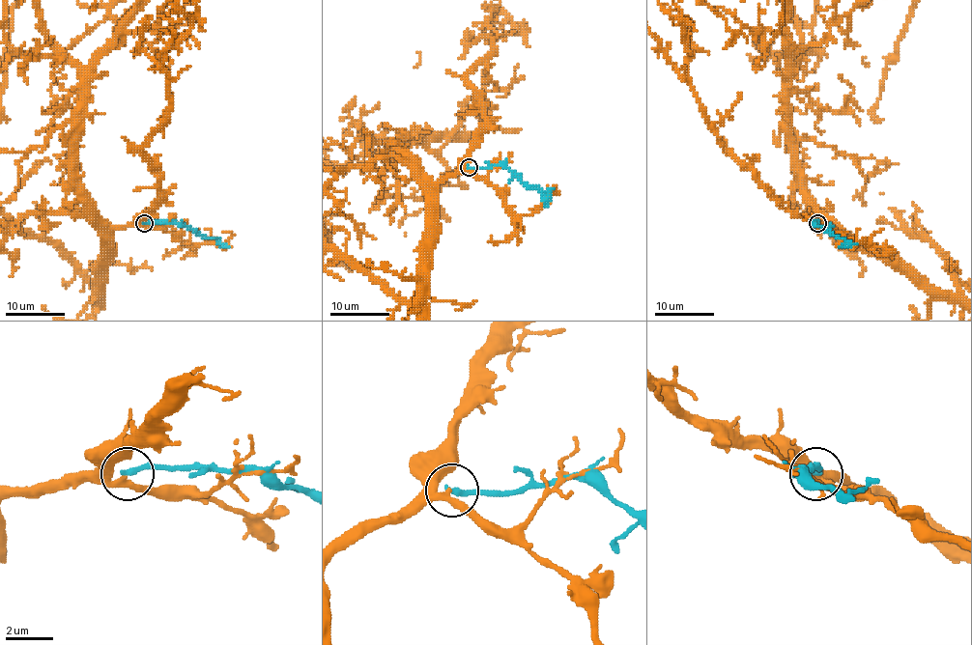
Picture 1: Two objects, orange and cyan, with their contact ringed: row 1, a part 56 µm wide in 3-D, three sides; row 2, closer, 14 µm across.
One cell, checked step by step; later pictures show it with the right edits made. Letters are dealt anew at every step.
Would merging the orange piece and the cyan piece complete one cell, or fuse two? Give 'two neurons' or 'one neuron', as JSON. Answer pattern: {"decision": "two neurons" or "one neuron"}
{"decision": "two neurons"}

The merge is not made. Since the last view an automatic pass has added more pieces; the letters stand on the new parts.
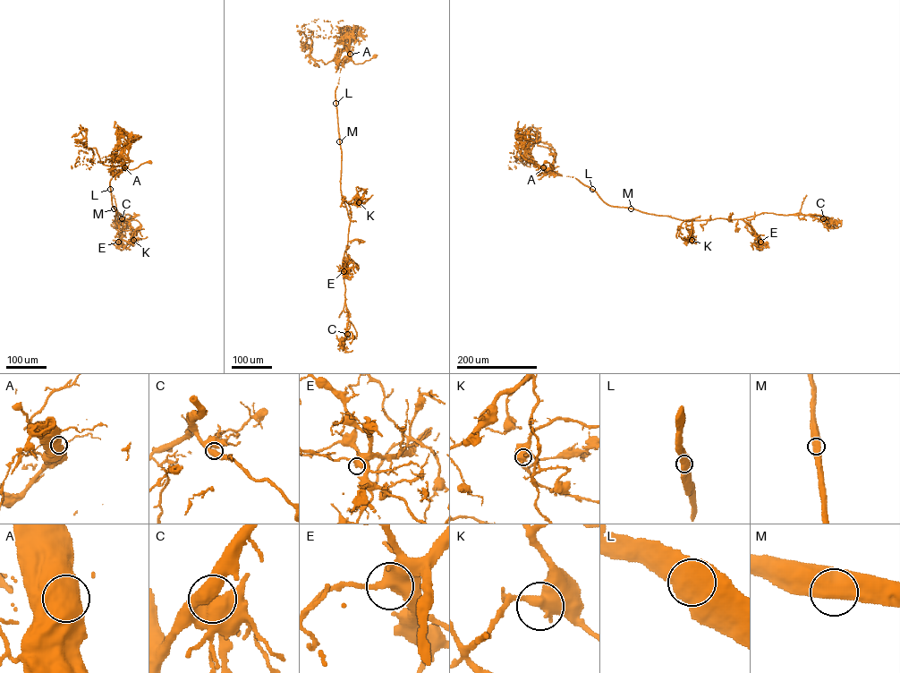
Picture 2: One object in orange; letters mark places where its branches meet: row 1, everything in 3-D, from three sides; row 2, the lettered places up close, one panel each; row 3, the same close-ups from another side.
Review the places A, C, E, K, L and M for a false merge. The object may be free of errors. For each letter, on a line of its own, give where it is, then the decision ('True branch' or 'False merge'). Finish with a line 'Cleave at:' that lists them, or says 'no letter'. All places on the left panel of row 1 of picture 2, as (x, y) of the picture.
A: Place: (124, 167). False merge
C: Place: (122, 218). True branch
E: Place: (118, 242). True branch
K: Place: (133, 240). True branch
L: Place: (110, 189). True branch
M: Place: (114, 208). True branch
Cleave at: A

